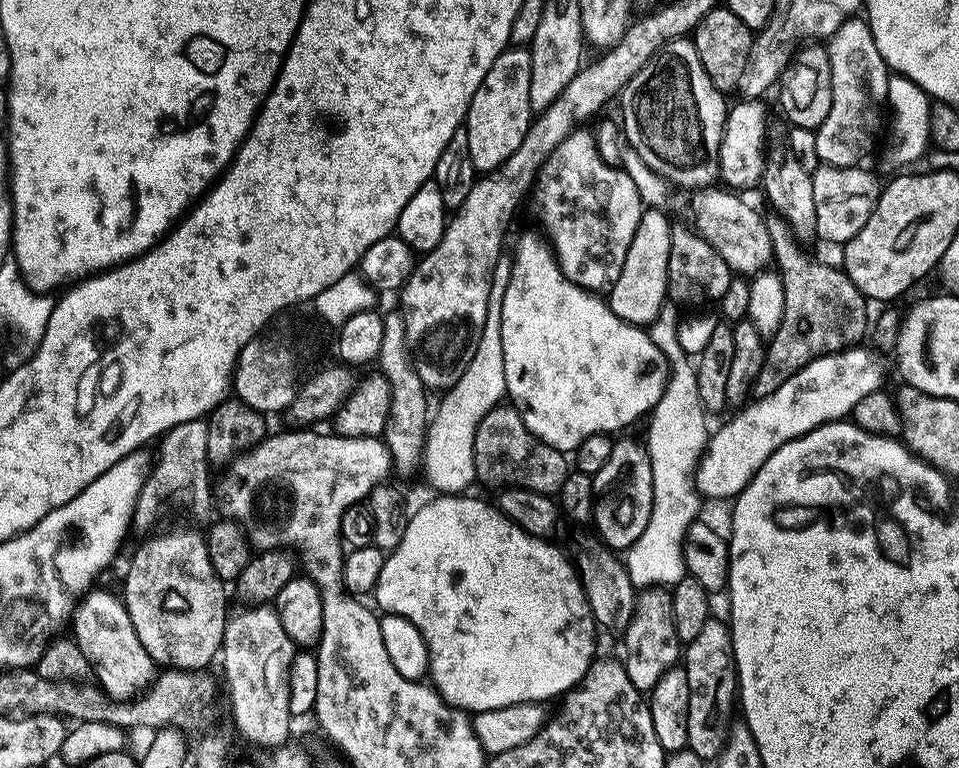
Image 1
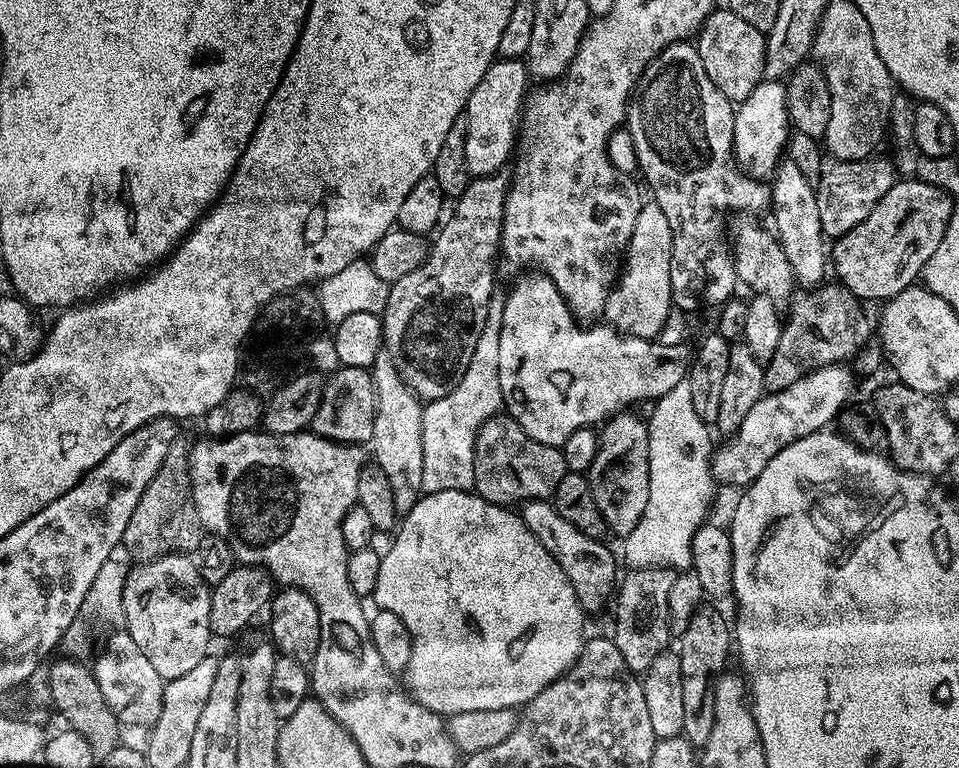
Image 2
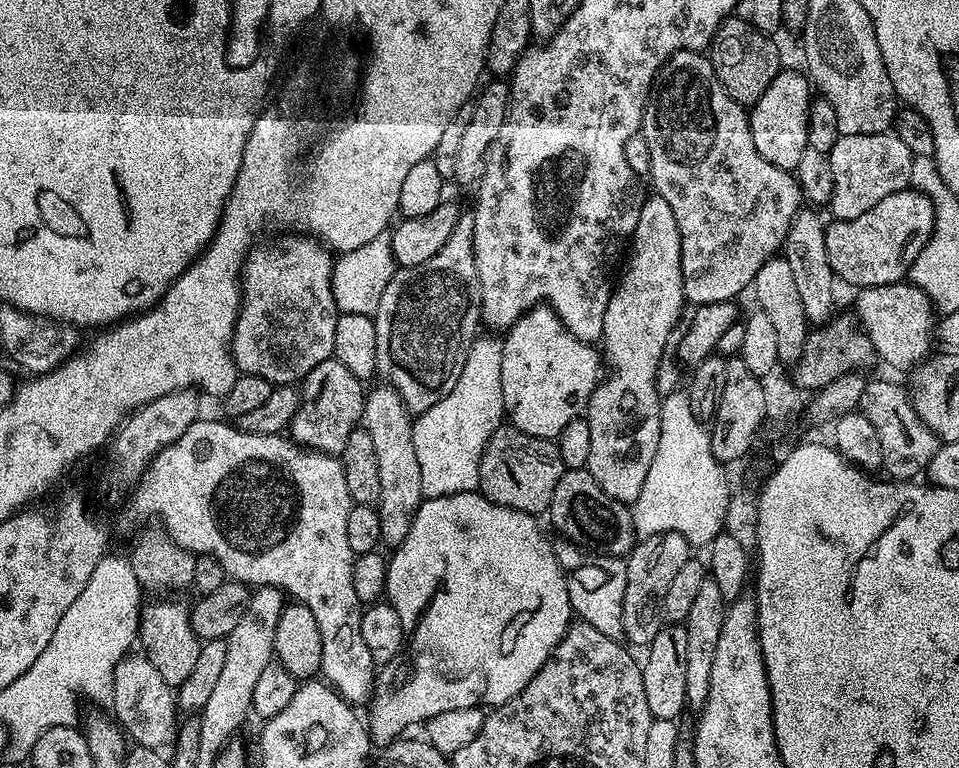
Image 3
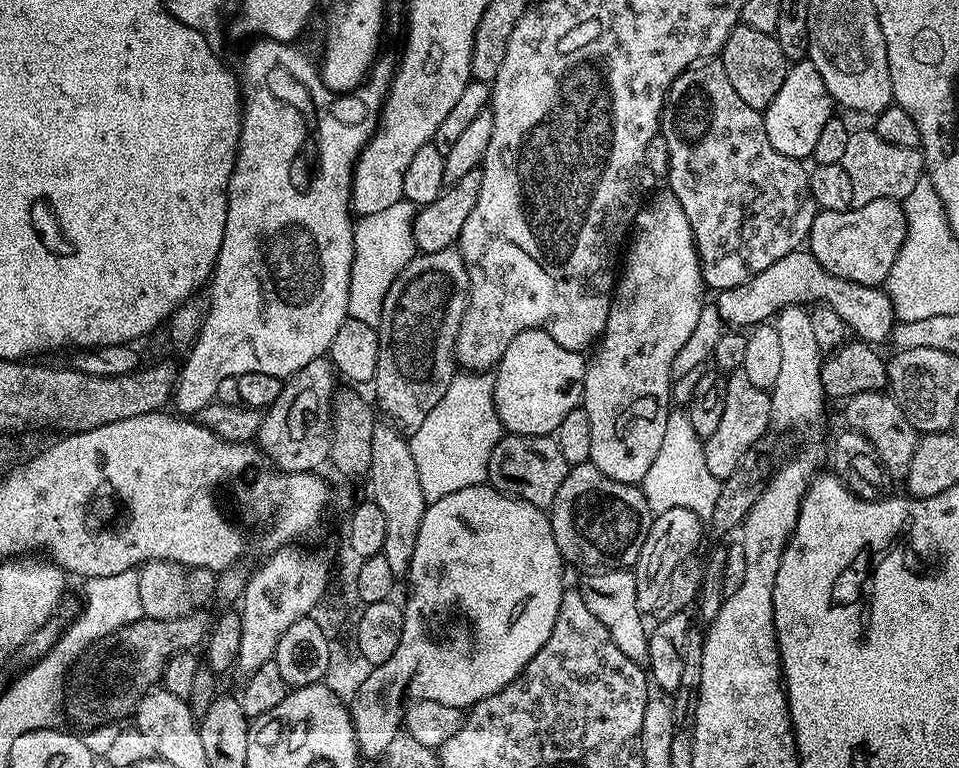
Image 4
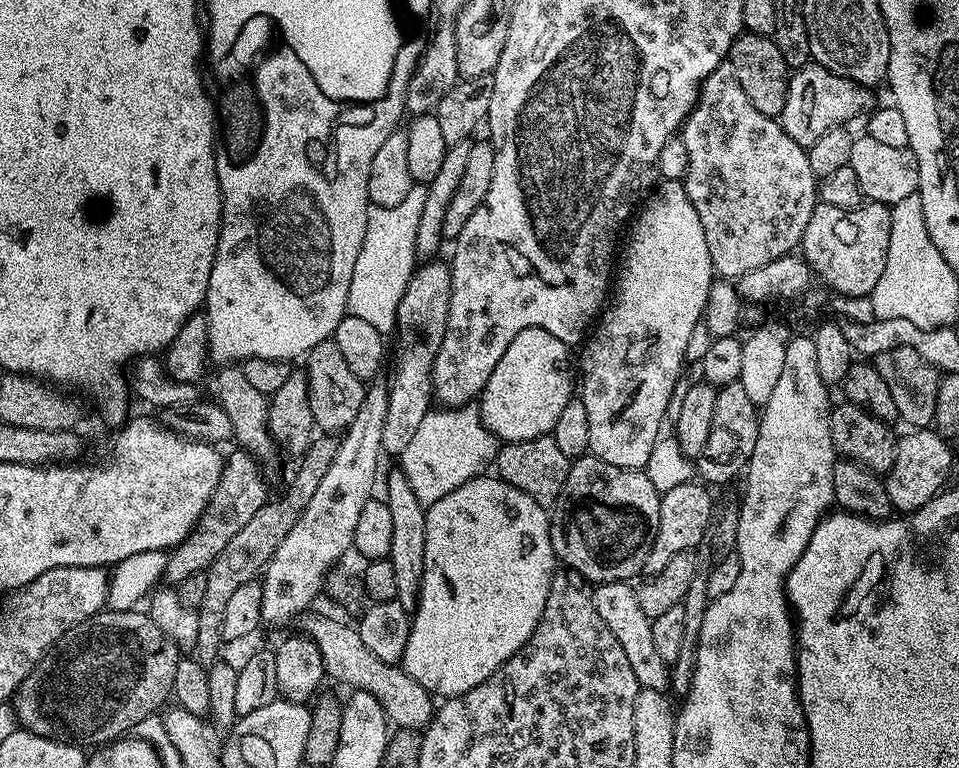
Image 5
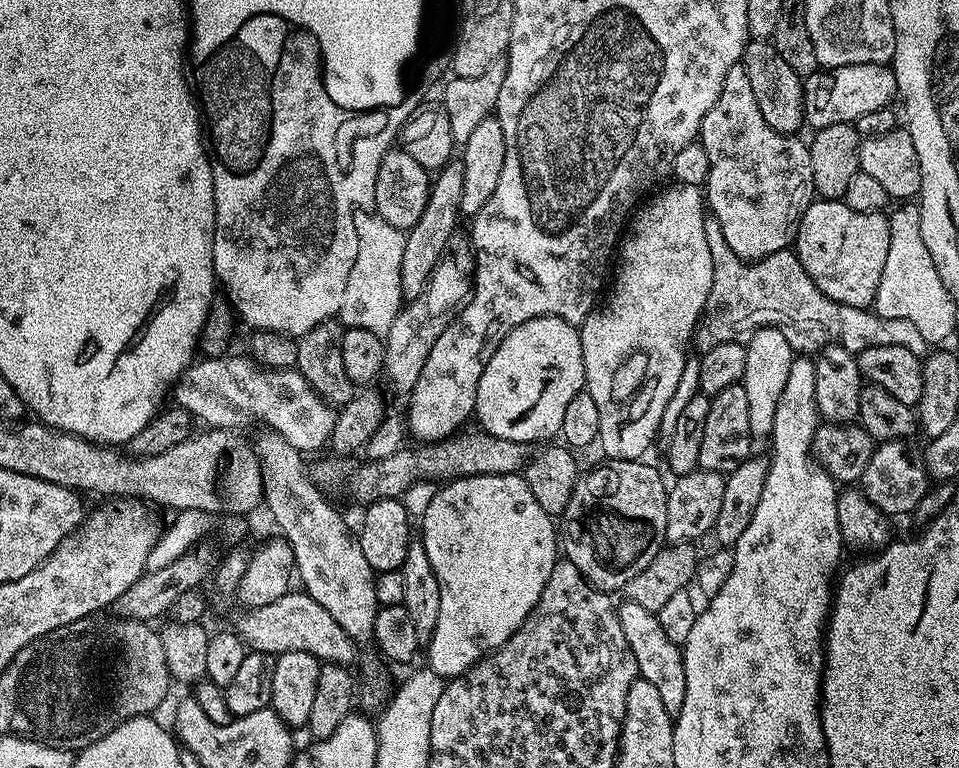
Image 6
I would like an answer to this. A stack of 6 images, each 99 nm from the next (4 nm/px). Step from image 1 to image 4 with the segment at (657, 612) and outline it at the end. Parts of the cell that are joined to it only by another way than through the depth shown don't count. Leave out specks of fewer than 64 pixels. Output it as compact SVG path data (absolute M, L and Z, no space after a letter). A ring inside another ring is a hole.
M675 508L653 515L652 525L646 534L646 542L642 542L642 550L638 554L632 577L634 578L634 594L641 613L655 613L660 607L660 599L664 597L664 589L674 570L693 555L692 552L700 544L701 517L685 508Z

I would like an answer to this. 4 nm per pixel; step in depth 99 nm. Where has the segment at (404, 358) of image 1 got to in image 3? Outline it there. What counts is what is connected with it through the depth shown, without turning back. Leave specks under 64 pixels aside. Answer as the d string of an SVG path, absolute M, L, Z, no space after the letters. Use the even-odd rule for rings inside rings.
M377 383L377 388L369 387L364 397L362 426L374 441L374 458L378 458L378 486L380 498L374 507L380 523L380 539L386 545L401 544L410 534L414 514L422 501L422 474L418 470L418 458L414 454L412 441L412 421L402 398L389 384Z

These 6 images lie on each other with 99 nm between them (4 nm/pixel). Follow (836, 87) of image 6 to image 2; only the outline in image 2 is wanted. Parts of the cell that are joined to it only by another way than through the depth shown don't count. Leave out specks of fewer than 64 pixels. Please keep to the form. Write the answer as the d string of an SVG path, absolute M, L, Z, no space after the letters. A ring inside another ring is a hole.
M761 80L754 94L738 105L735 114L732 154L736 157L736 167L747 176L763 181L775 173L788 146L790 121L787 87L779 80Z

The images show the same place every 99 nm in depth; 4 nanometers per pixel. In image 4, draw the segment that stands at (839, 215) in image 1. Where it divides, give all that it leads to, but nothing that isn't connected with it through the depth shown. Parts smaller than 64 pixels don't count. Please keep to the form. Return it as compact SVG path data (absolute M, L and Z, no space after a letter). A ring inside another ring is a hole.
M874 130L854 131L845 142L846 154L842 161L846 174L850 174L850 187L853 191L852 202L857 208L866 206L878 198L903 201L914 186L925 175L924 154L920 148L894 146L894 142L882 142Z

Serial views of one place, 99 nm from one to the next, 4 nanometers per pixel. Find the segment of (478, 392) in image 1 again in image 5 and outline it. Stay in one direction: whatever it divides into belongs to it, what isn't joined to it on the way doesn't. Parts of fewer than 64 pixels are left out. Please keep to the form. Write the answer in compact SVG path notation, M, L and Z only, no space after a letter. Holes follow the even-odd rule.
M475 403L462 408L437 407L422 418L414 439L398 457L398 466L410 482L410 490L424 505L446 498L450 490L458 490L475 476L483 476L496 463L498 438L482 422L479 407Z

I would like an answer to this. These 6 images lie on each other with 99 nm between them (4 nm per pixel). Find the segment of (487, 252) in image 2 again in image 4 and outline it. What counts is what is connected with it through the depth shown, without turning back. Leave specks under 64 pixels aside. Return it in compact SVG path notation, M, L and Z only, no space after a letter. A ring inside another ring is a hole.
M453 246L437 252L420 252L404 267L402 274L390 286L386 302L382 306L382 318L378 325L378 370L374 381L375 403L385 412L392 427L402 434L411 434L422 426L430 410L438 406L442 394L450 390L450 382L458 374L456 339L462 326L462 318L468 305L468 271L464 255Z

